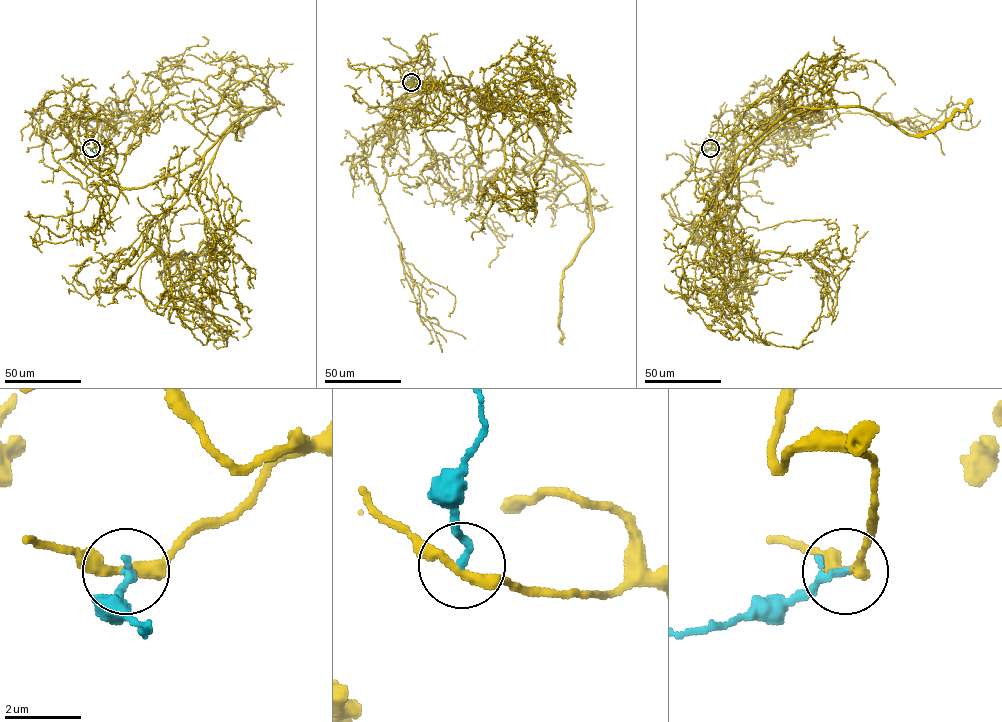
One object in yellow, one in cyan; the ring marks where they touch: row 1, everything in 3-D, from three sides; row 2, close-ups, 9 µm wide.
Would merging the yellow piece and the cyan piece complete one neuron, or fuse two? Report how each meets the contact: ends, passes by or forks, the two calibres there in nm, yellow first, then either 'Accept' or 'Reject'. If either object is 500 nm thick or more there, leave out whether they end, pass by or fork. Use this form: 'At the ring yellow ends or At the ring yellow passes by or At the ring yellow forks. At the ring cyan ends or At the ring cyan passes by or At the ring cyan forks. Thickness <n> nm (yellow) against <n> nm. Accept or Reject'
At the ring yellow passes by. At the ring cyan ends. Thickness 280 nm (yellow) against 200 nm. Reject

